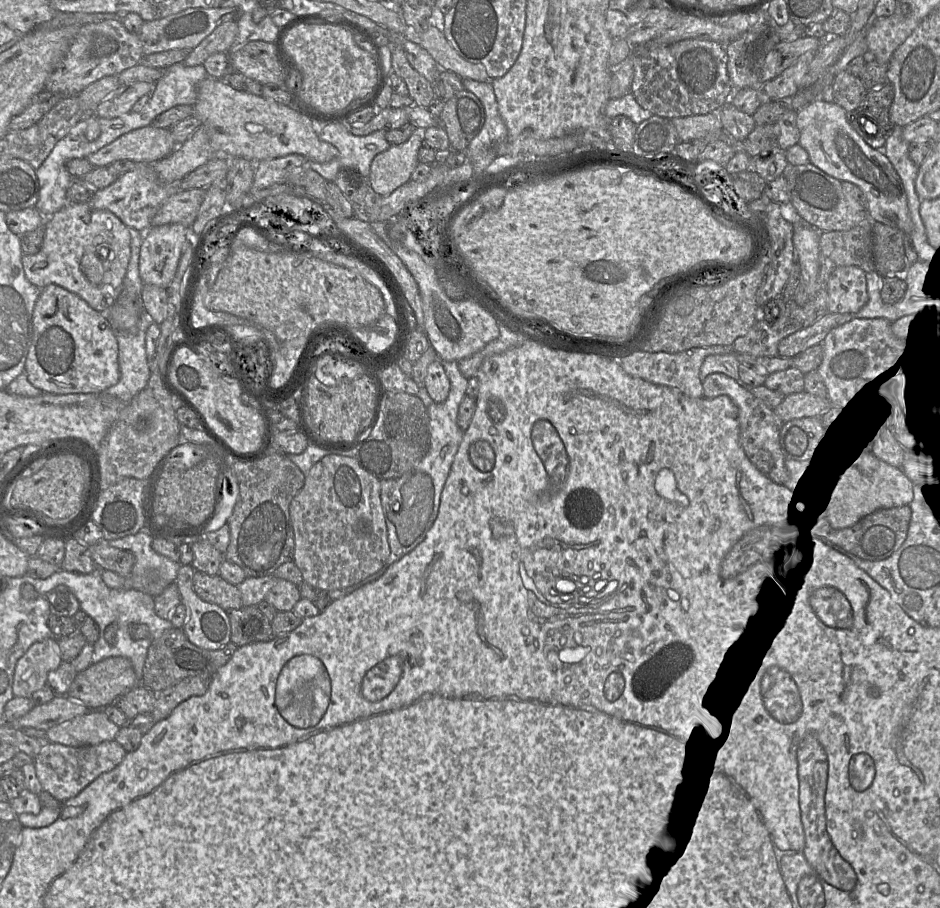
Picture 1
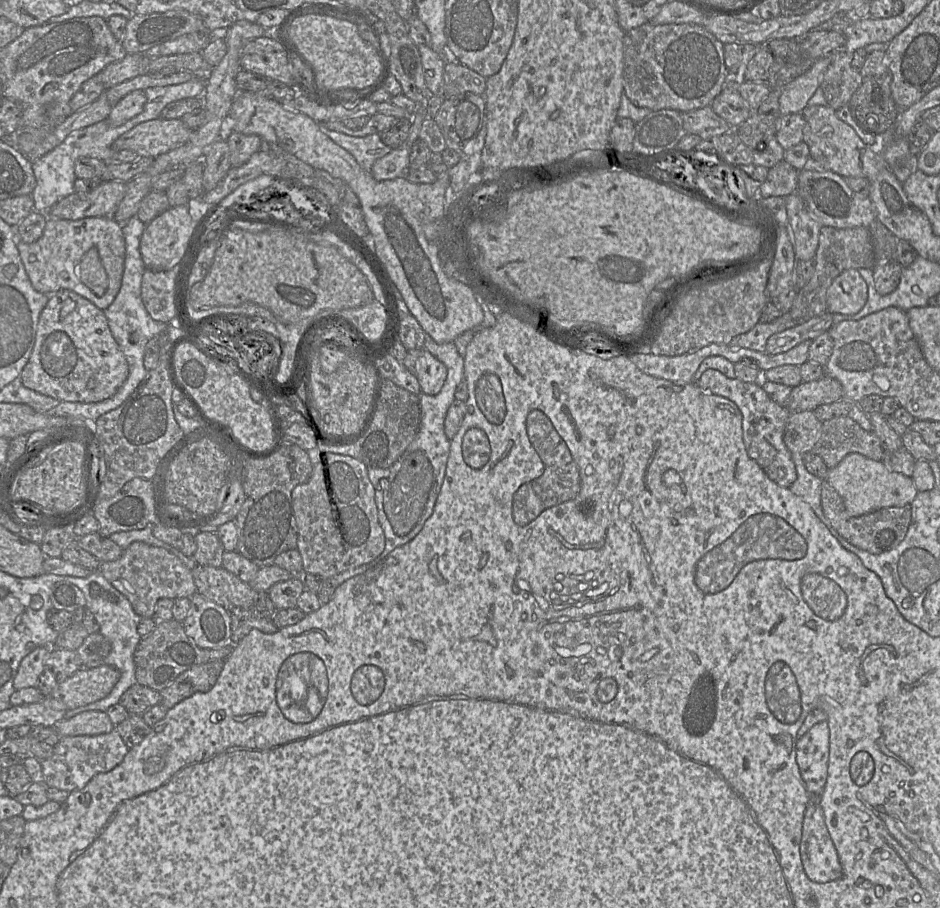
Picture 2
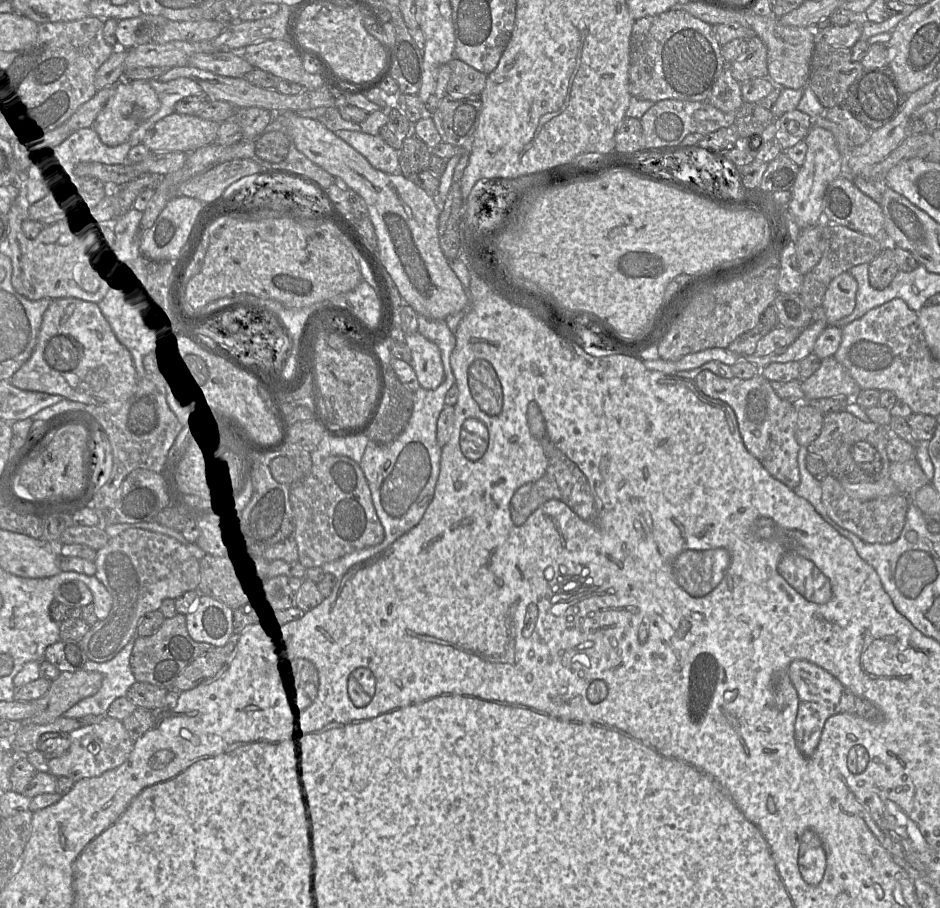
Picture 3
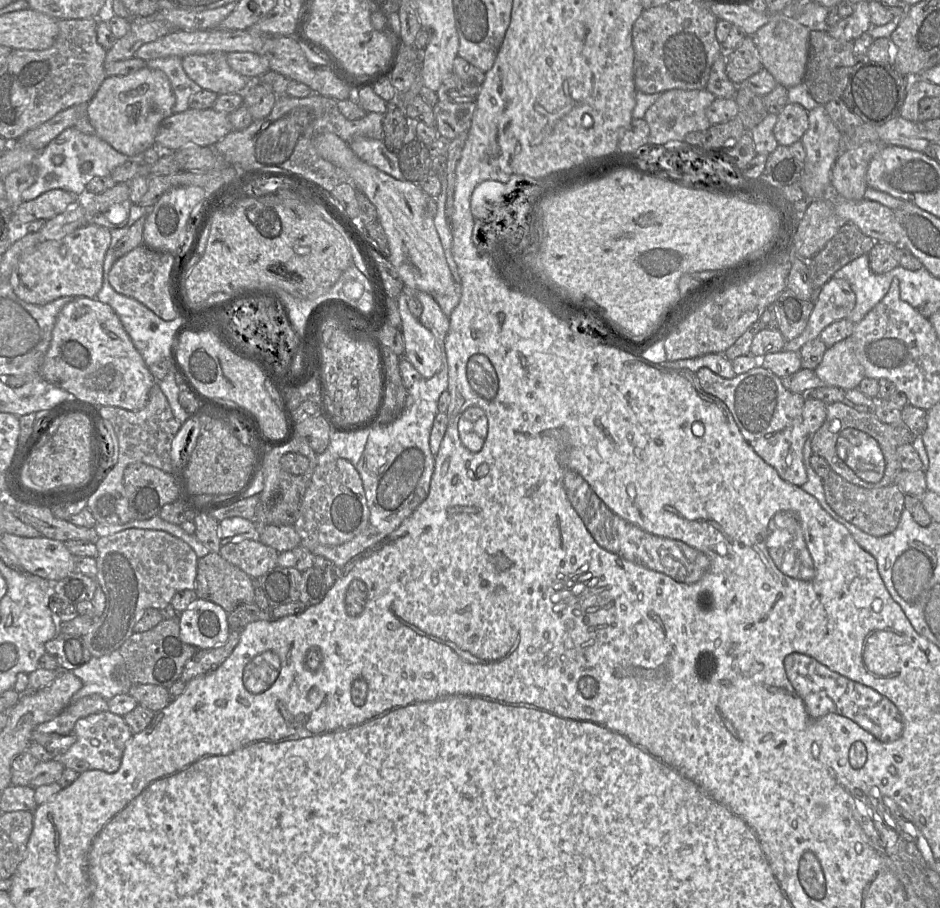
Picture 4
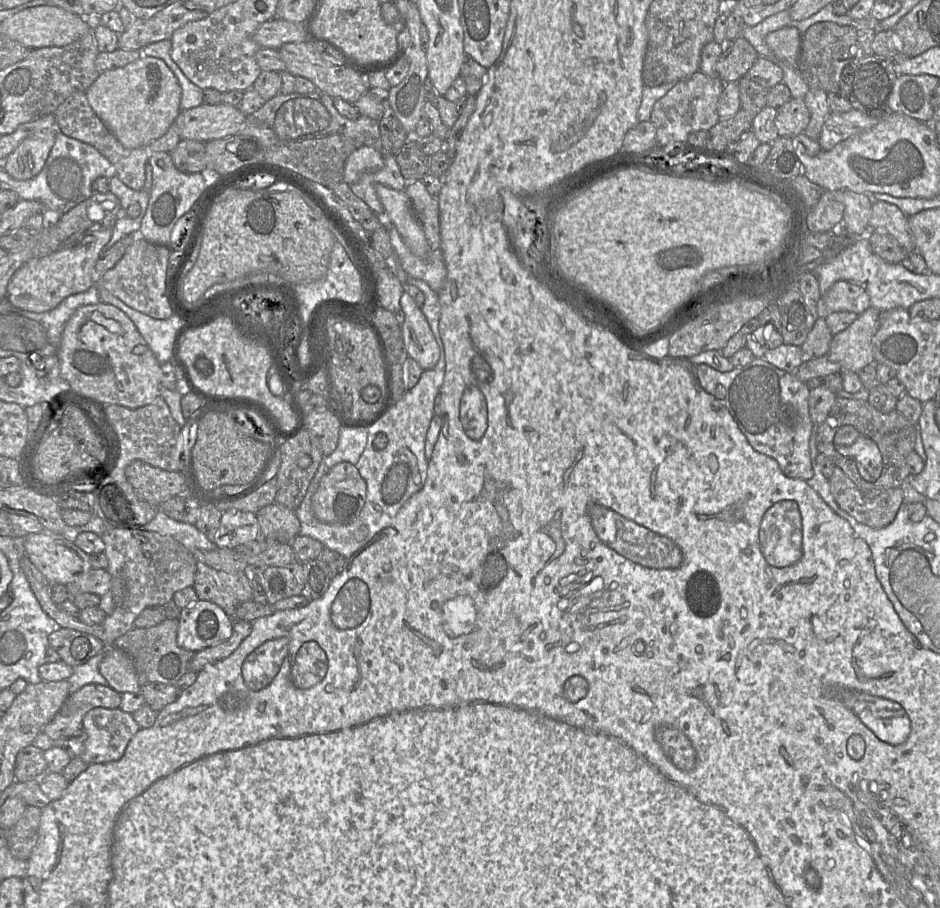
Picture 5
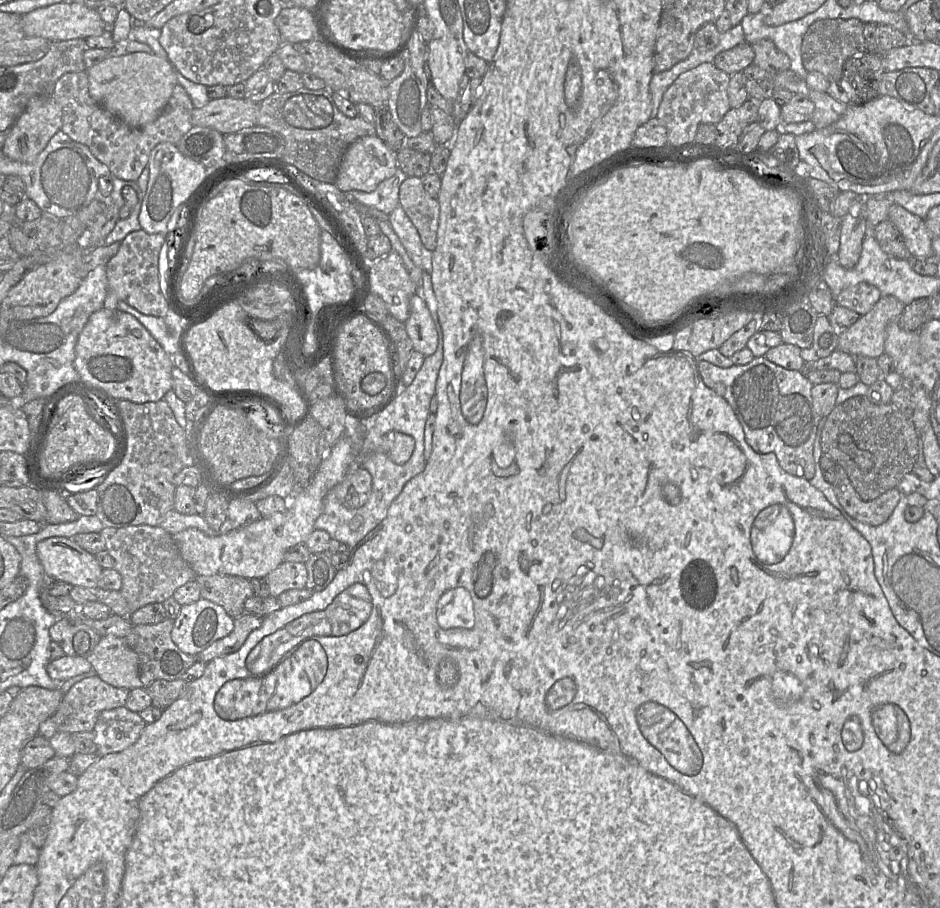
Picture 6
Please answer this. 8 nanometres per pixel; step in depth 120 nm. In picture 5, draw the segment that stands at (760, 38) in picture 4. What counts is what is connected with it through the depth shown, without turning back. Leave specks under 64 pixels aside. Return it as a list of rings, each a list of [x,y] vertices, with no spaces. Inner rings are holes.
[[[783,27],[766,36],[766,44],[781,62],[796,65],[801,52],[802,36],[795,27]]]

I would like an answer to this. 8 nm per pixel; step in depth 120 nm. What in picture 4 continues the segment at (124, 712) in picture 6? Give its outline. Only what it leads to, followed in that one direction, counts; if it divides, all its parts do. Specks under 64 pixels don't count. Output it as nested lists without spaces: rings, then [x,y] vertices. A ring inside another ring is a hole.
[[[110,711],[97,712],[77,720],[74,730],[76,742],[61,755],[55,755],[55,759],[78,773],[88,770],[102,770],[109,773],[119,769],[127,742],[133,732],[125,719]]]

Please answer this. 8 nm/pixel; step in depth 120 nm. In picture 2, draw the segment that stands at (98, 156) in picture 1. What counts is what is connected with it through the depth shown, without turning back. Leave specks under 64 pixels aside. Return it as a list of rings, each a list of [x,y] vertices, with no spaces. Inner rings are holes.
[[[156,118],[143,122],[121,135],[113,142],[112,149],[115,152],[119,152],[121,150],[131,150],[139,157],[155,158],[158,155],[165,154],[186,143],[192,133],[193,130],[189,129],[181,119]]]

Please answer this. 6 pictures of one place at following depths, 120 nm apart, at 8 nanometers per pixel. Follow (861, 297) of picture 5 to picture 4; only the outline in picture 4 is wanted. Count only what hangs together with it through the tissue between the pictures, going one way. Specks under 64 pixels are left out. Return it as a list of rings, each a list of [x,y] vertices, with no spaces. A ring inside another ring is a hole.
[[[832,277],[821,289],[813,289],[813,302],[814,308],[804,331],[787,341],[783,350],[799,352],[828,325],[847,318],[856,305],[856,295],[846,280]]]

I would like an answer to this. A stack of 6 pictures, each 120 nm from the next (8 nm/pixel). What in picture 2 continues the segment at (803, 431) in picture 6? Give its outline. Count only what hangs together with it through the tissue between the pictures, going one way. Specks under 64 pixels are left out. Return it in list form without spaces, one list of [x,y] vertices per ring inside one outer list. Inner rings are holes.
[[[707,369],[697,385],[707,393],[720,395],[733,401],[742,413],[742,431],[746,451],[767,476],[782,487],[789,487],[797,478],[792,454],[784,443],[784,431],[790,410],[773,401],[759,383],[728,378],[719,370]]]

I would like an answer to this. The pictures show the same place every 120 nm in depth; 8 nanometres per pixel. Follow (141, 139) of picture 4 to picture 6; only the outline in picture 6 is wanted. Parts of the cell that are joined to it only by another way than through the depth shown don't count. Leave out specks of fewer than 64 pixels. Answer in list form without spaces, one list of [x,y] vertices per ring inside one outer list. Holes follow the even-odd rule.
[[[154,53],[111,56],[87,69],[89,93],[104,109],[133,128],[155,121],[178,84],[172,65]]]

